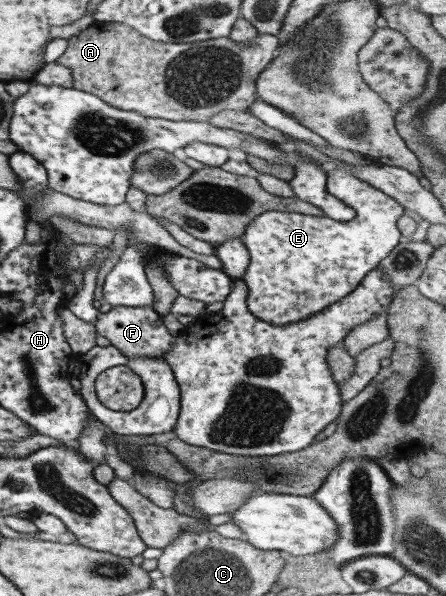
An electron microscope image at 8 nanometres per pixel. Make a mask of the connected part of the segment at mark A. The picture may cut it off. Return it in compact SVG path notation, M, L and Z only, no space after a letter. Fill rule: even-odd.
M95 20L66 41L65 51L54 61L71 71L69 86L94 94L116 109L172 121L207 121L222 110L247 110L258 99L254 85L257 75L275 57L278 48L278 38L272 34L256 34L243 42L235 42L227 36L197 42L164 43L152 41L121 23Z

